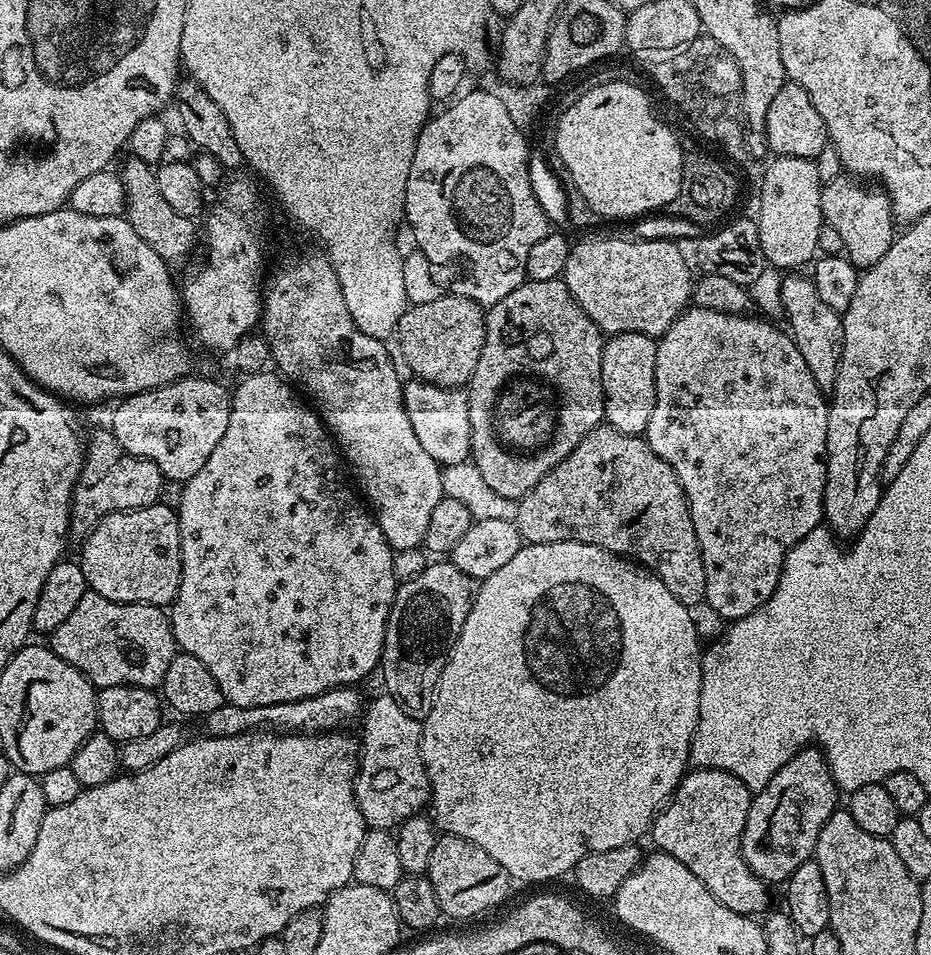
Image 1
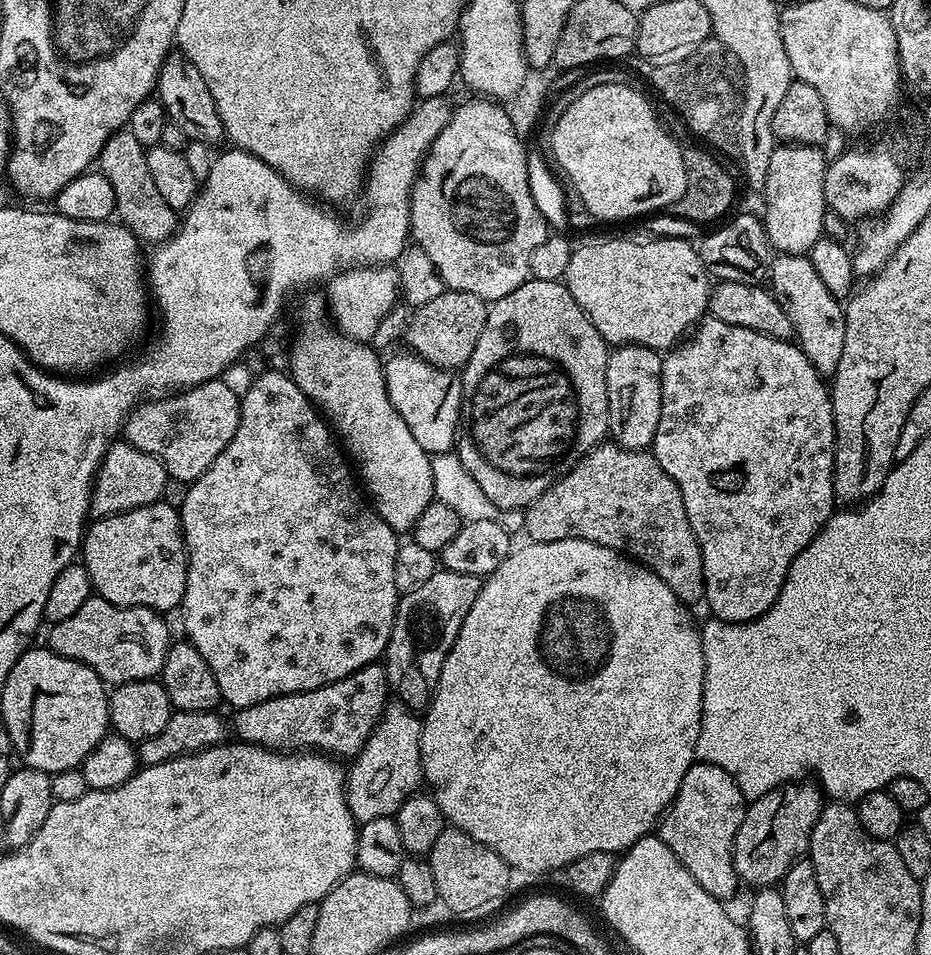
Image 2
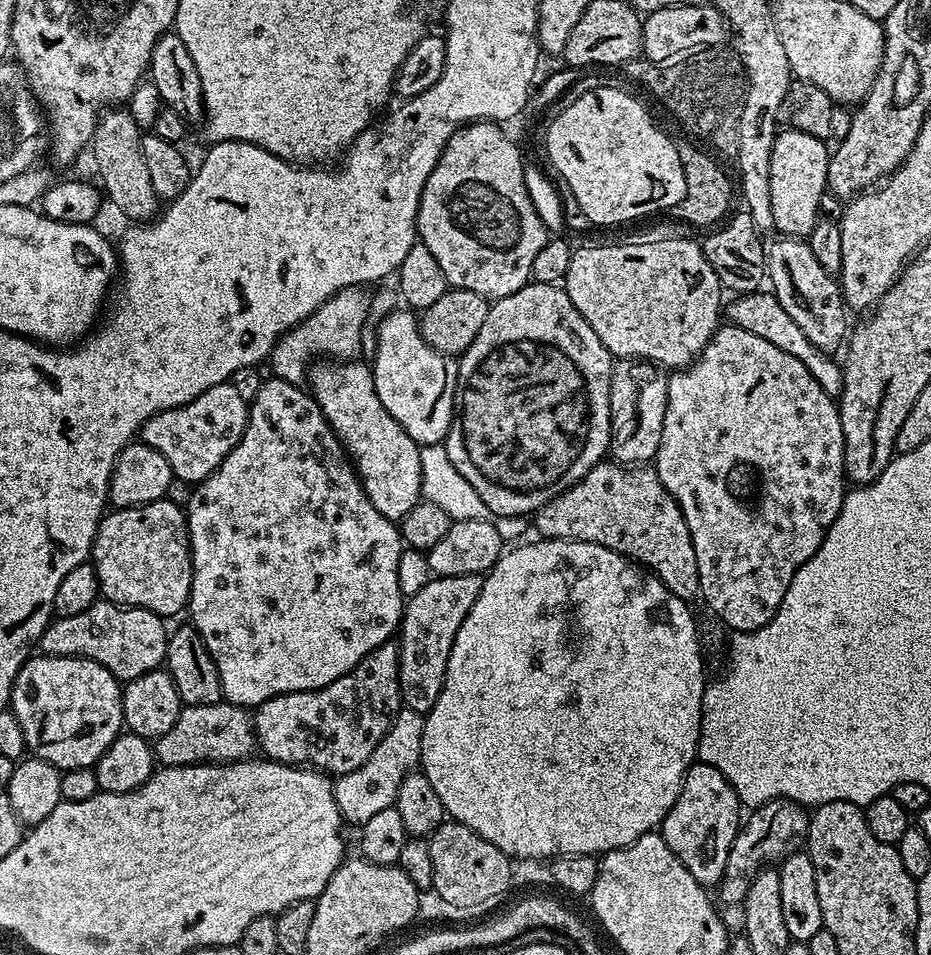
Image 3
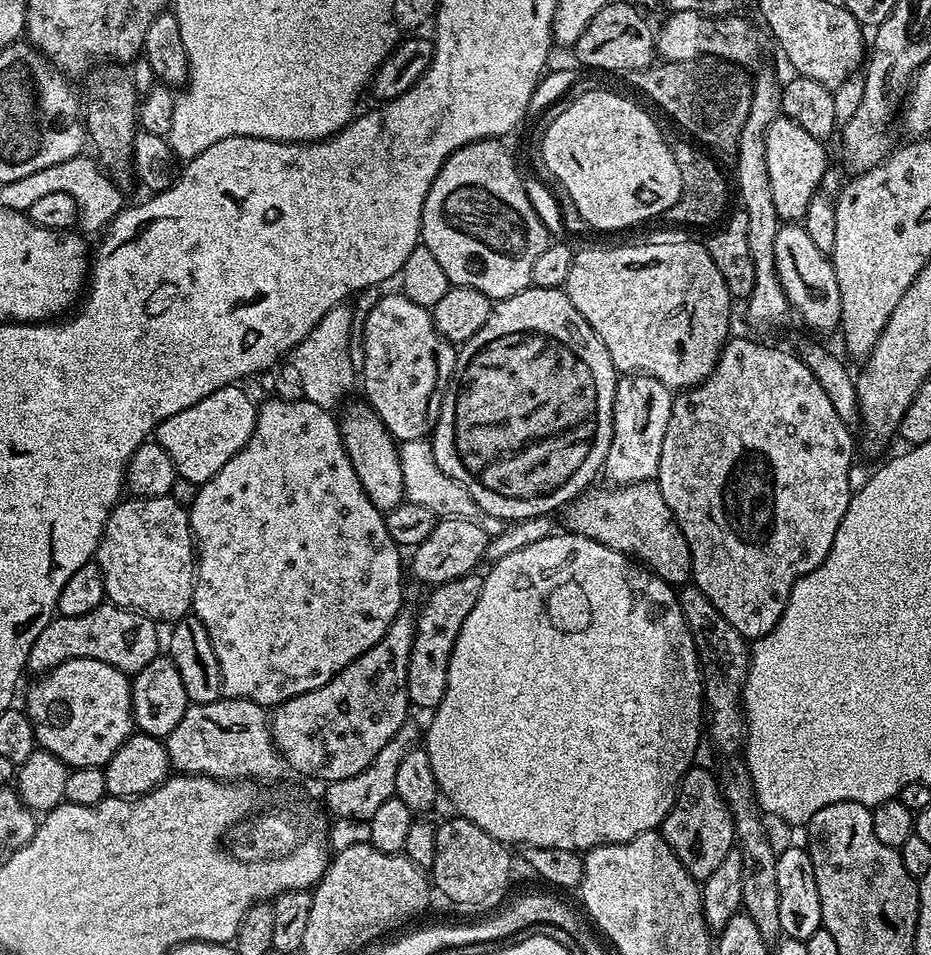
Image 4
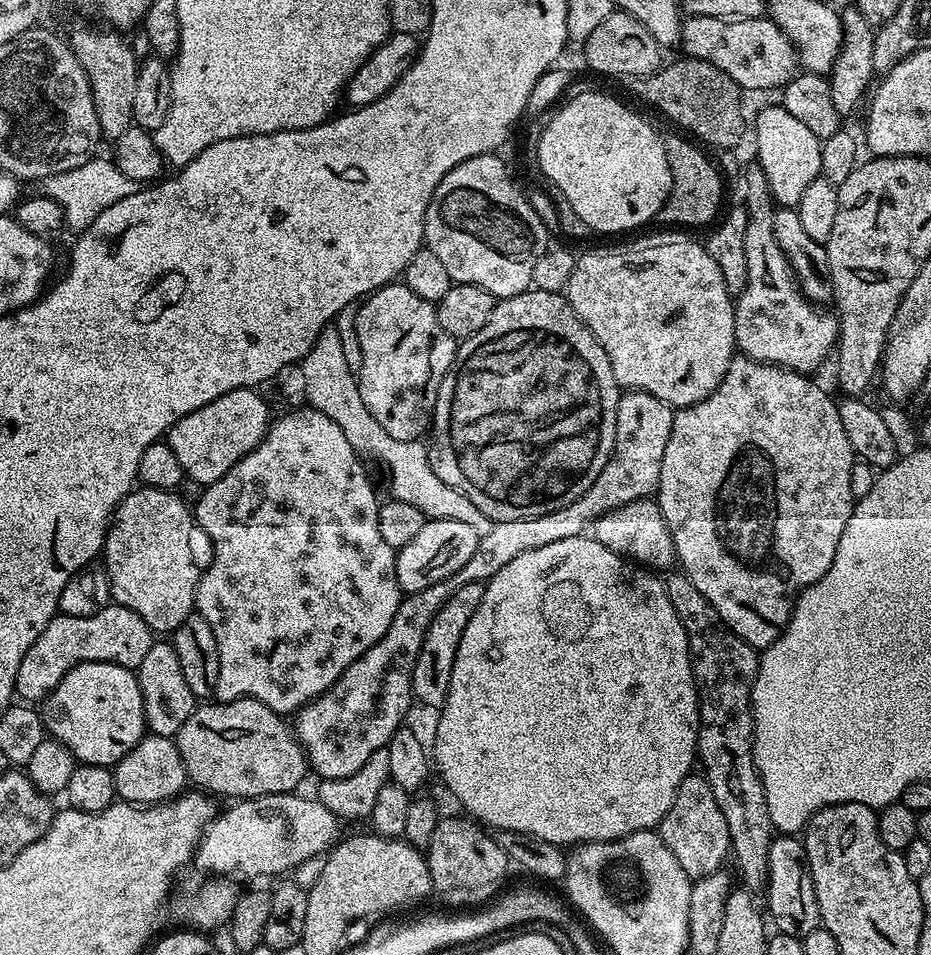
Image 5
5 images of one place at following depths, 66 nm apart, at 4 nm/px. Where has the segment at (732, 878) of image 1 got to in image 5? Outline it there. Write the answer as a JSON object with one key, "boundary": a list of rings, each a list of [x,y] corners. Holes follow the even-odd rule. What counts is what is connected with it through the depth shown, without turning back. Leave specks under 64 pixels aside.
{"boundary":[[[689,774],[678,786],[678,794],[674,794],[674,802],[670,810],[662,818],[658,826],[662,842],[670,846],[670,854],[678,858],[678,866],[686,870],[693,881],[701,880],[706,874],[714,874],[725,867],[724,859],[727,861],[730,856],[730,834],[726,826],[726,818],[722,818],[722,810],[718,810],[718,801],[714,798],[714,790],[710,790],[707,780],[700,774]]]}

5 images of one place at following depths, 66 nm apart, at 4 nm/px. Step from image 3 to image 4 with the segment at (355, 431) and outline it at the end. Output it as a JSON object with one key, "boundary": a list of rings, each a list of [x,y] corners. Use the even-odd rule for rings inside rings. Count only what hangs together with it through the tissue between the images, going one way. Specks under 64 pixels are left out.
{"boundary":[[[359,403],[350,405],[344,417],[339,417],[340,437],[344,439],[344,449],[354,466],[354,474],[358,474],[358,482],[362,482],[362,490],[366,490],[370,502],[374,502],[374,506],[386,514],[405,499],[400,449],[372,405]]]}

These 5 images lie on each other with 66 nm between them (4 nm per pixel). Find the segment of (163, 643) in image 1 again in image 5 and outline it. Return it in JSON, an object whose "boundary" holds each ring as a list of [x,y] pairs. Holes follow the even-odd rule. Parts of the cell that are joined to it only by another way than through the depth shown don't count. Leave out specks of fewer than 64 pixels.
{"boundary":[[[115,602],[98,610],[98,614],[90,614],[90,618],[57,614],[52,617],[46,630],[38,634],[34,646],[26,650],[26,658],[22,658],[22,666],[18,666],[15,695],[24,702],[43,701],[70,669],[86,662],[106,662],[123,668],[139,669],[152,643],[154,633],[146,626],[146,622],[142,622],[134,610],[123,608]]]}

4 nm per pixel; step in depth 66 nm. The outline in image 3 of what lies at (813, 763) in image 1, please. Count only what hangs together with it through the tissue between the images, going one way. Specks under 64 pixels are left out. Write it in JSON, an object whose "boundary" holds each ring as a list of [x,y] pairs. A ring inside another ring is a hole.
{"boundary":[[[767,800],[759,808],[749,811],[730,846],[728,865],[718,885],[719,903],[743,905],[749,880],[761,868],[779,865],[797,847],[796,839],[807,833],[808,817],[809,813],[793,800]]]}

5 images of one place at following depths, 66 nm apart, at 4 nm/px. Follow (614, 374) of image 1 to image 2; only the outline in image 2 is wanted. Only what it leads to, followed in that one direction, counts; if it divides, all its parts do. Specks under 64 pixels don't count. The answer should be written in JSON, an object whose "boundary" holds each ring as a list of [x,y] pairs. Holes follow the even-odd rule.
{"boundary":[[[621,344],[613,347],[606,362],[608,430],[622,448],[642,452],[652,447],[662,414],[662,356],[657,349]]]}

